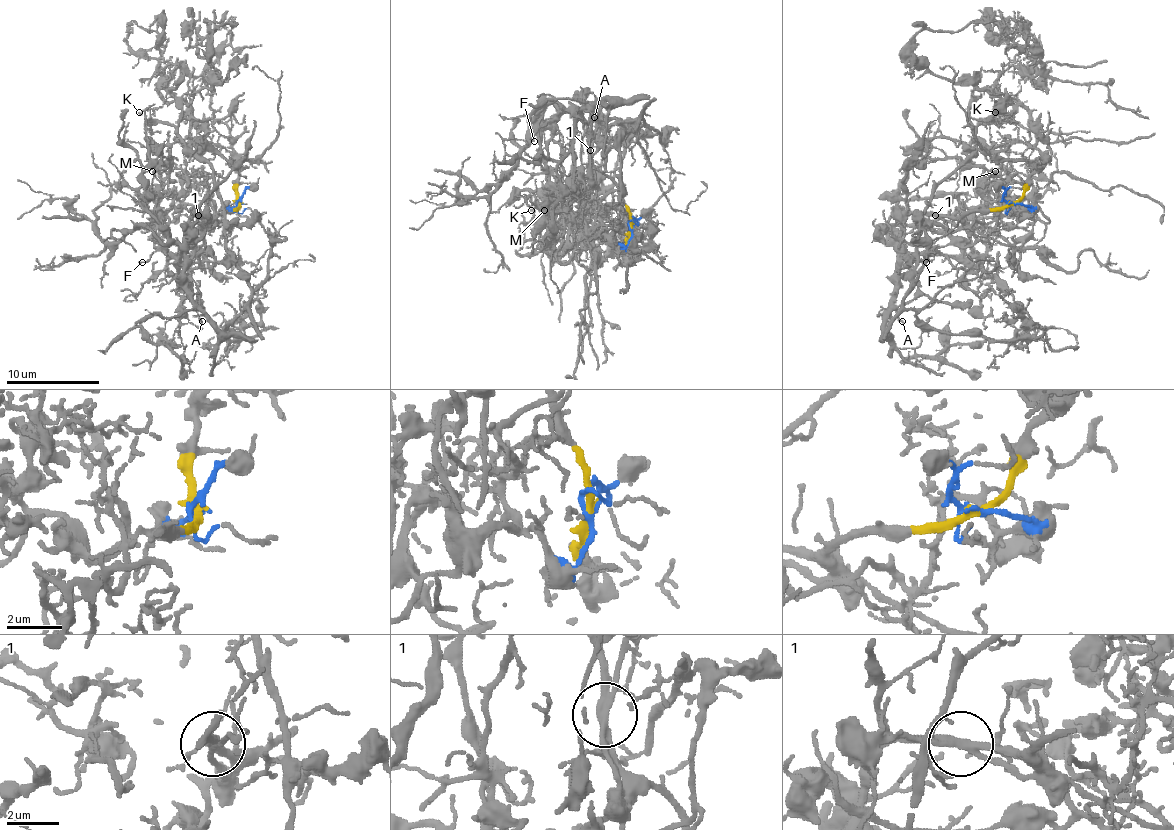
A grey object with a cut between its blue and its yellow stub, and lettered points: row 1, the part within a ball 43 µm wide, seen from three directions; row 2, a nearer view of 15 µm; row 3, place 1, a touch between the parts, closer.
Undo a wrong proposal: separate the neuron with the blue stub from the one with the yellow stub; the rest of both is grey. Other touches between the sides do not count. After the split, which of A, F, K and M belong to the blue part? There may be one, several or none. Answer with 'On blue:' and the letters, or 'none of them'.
On blue: K, M

